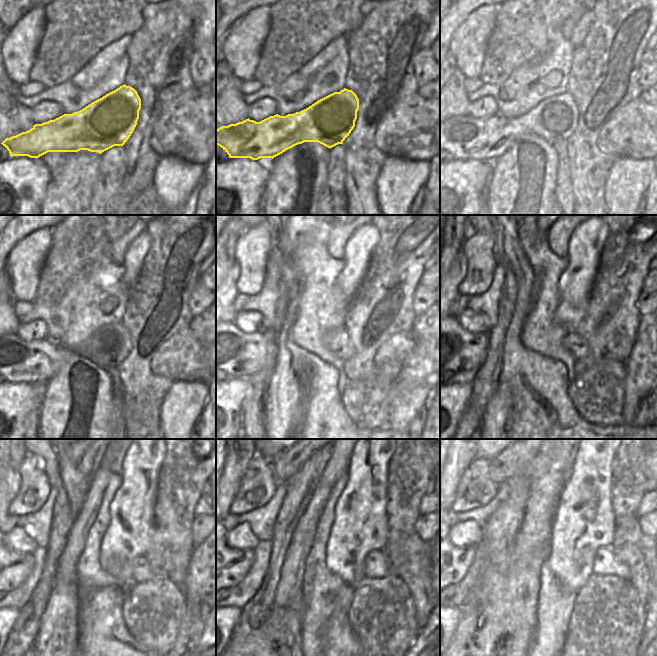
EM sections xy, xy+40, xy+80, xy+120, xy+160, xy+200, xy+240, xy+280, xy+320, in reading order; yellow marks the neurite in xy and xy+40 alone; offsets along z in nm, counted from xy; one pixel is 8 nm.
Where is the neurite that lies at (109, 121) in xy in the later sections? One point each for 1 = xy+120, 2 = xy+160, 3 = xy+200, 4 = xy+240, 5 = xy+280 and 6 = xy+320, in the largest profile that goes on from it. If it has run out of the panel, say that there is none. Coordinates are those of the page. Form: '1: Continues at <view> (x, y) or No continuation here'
1: Continues at xy+120 (17, 360)
2: Continues at xy+160 (241, 355)
3: Continues at xy+200 (460, 349)
4: Continues at xy+240 (12, 568)
5: Continues at xy+280 (236, 563)
6: Continues at xy+320 (460, 558).

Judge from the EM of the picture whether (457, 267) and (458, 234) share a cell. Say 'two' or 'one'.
one

